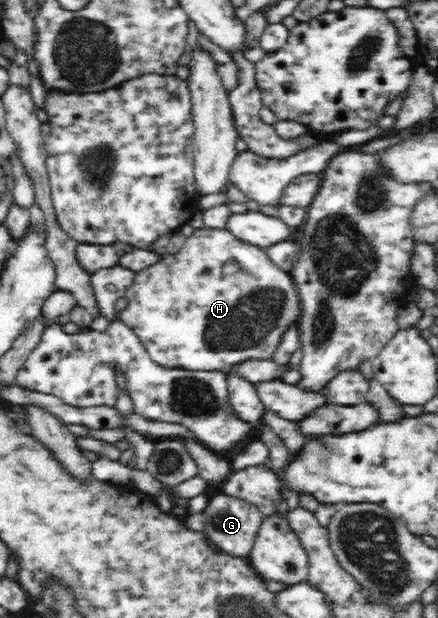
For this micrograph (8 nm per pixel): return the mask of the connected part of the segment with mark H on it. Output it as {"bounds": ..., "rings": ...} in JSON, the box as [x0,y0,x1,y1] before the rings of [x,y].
{"bounds":[118,228,300,372],"rings":[[[199,228],[174,255],[167,254],[135,274],[133,283],[126,289],[127,305],[119,310],[118,320],[125,324],[138,338],[149,357],[159,366],[165,368],[183,368],[191,371],[222,371],[225,372],[236,364],[248,359],[269,359],[279,343],[284,328],[291,322],[297,323],[300,316],[300,301],[294,279],[289,272],[281,271],[267,255],[264,248],[247,243],[233,235],[229,228]]]}

